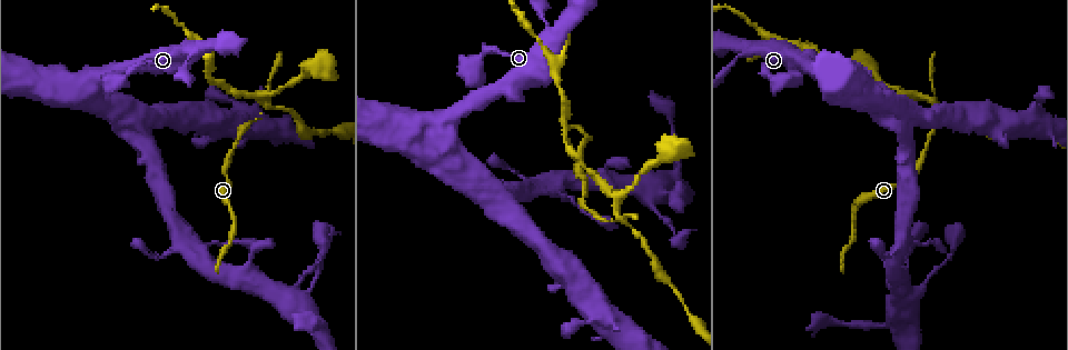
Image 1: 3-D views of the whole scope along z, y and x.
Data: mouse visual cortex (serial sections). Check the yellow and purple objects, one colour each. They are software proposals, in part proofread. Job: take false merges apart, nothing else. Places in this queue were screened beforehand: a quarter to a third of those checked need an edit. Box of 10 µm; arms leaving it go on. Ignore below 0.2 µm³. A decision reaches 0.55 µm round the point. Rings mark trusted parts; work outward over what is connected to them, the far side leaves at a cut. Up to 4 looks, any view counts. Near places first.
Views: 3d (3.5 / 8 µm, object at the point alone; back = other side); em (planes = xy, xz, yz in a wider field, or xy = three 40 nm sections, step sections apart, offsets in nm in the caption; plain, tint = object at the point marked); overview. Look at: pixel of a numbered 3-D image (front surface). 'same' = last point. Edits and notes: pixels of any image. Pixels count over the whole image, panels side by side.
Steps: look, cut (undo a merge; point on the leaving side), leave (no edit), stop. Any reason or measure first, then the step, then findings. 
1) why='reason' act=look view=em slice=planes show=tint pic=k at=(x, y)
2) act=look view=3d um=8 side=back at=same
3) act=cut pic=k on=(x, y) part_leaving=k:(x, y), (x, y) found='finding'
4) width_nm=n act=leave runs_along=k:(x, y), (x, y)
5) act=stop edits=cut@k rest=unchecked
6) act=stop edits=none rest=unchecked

why='abrupt turn' act=look view=3d um=3.5 pic=1 at=(622, 219)

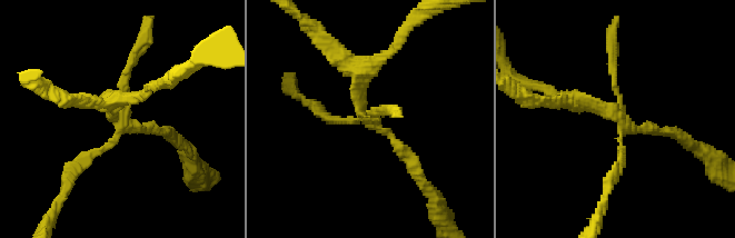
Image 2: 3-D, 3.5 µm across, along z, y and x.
act=look view=em slice=xy step=5 show=tint pic=2 at=(621, 135)

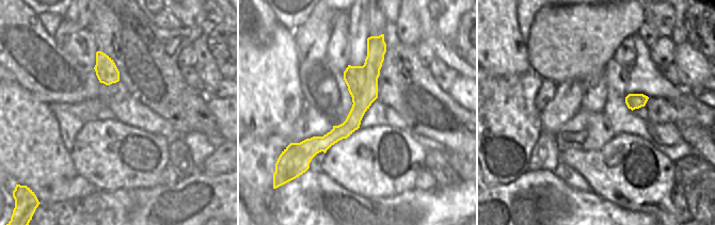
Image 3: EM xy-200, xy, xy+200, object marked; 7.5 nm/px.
width_nm=240 act=cut pic=2 on=(586, 98) border=3:(363, 65), (363, 90), (353, 102) found='a second cell is stuck on'

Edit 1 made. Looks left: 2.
why='thick turns thin' act=look view=3d um=8 pic=1 at=(447, 118)

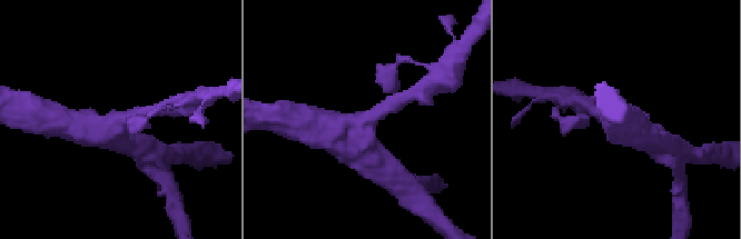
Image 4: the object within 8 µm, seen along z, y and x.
act=look view=em slice=xy step=2 show=tint at=same

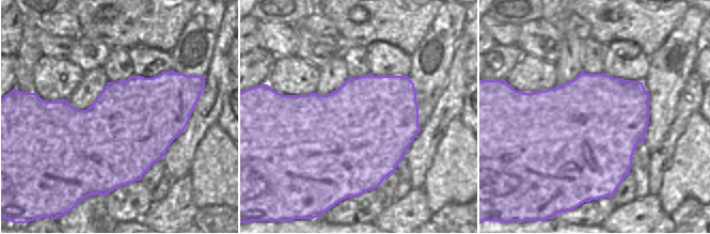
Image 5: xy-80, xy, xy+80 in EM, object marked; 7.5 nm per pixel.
act=leave runs_along=4:(605, 116), (623, 129), (652, 138) found='all the same cell'

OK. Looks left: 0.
act=stop edits=cut@2 rest=unchecked

